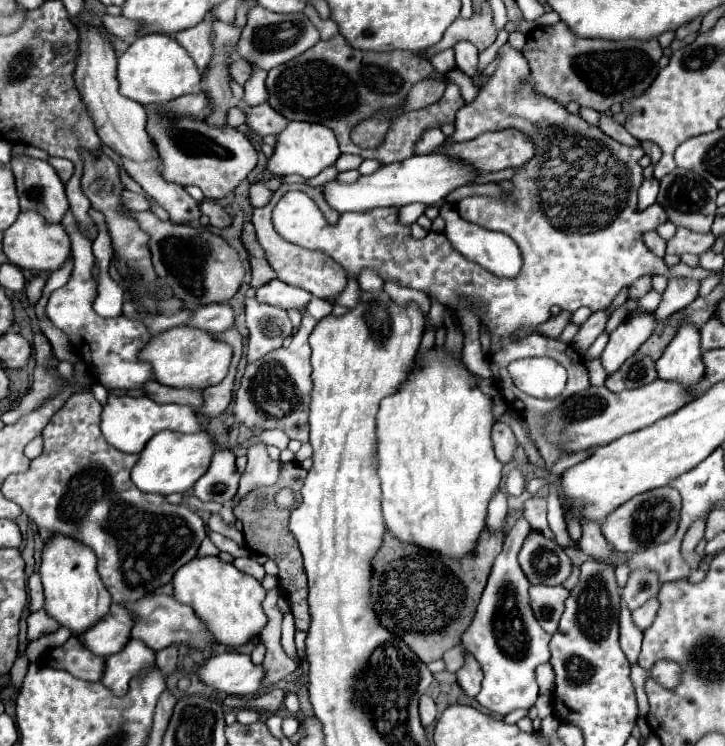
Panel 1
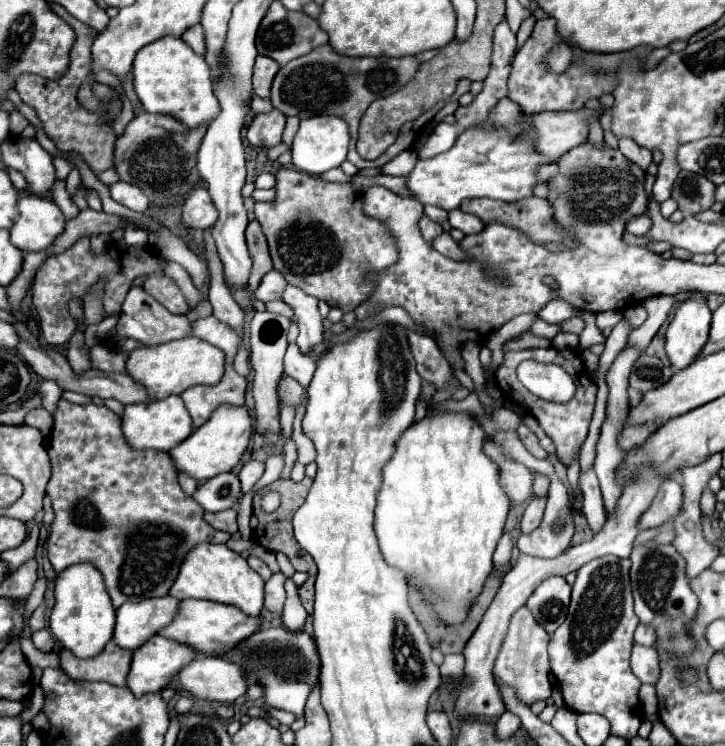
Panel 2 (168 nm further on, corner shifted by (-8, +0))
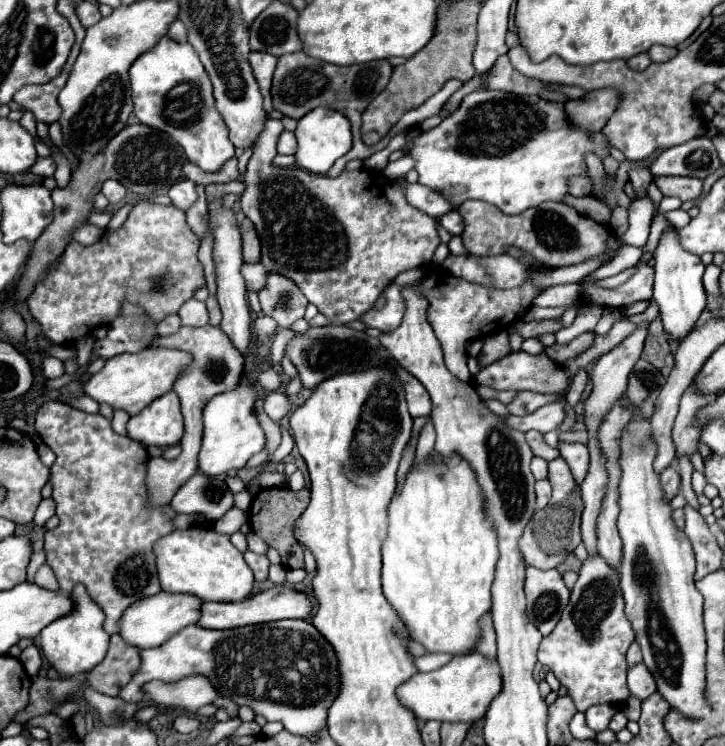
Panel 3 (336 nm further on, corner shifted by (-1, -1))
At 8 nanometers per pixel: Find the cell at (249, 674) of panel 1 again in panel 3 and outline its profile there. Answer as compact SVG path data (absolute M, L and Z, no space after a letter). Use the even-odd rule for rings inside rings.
M190 675L188 679L180 679L176 683L150 681L142 685L142 691L150 703L158 707L180 707L186 711L196 711L198 707L204 707L218 697L208 679L198 675Z

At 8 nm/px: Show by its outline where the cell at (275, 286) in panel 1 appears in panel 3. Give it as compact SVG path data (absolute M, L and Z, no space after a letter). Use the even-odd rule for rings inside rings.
M244 263L242 265L242 277L246 281L246 289L248 291L260 291L260 287L264 287L264 275L266 275L266 267L262 263Z

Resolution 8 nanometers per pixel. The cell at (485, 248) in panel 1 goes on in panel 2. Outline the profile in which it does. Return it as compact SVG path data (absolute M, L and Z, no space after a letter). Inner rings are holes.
M455 208L455 210L449 212L449 224L451 224L453 228L461 230L463 234L479 234L479 232L483 232L483 228L485 228L485 224L483 224L483 220L481 220L479 216L461 212L459 208Z

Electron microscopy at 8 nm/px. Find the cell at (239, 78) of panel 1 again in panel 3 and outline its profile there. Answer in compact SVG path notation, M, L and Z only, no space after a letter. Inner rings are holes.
M252 51L250 53L250 65L254 71L254 77L258 81L260 93L264 95L264 109L270 113L272 107L272 97L270 97L270 81L272 81L272 73L276 69L276 57L268 55L268 53L260 53L260 51Z

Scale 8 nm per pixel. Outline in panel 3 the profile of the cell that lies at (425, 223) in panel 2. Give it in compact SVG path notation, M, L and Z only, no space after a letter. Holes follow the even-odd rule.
M268 119L266 129L254 143L254 153L248 161L244 175L244 193L240 195L240 207L244 215L254 223L262 241L262 263L266 269L280 275L288 275L302 289L306 299L324 313L330 323L350 323L360 319L372 309L378 295L396 279L398 273L428 265L436 247L440 245L438 221L406 201L404 187L388 179L376 169L344 171L332 179L328 175L314 175L298 171L298 167L280 169L272 163L276 155L276 141L284 131L282 121Z

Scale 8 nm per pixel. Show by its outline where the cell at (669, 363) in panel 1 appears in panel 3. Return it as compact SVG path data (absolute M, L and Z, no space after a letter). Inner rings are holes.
M668 227L662 237L658 247L654 249L654 269L656 269L656 279L654 279L654 301L660 307L660 317L664 323L664 329L676 337L682 339L690 333L694 323L698 321L700 313L706 307L706 291L702 285L702 275L704 275L704 263L700 261L698 255L686 251L680 241L676 239L676 229Z

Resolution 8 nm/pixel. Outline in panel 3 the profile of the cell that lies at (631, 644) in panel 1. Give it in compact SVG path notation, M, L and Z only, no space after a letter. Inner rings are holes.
M642 663L628 669L628 689L640 701L644 701L648 695L652 695L656 691L656 683L654 683L650 671Z

